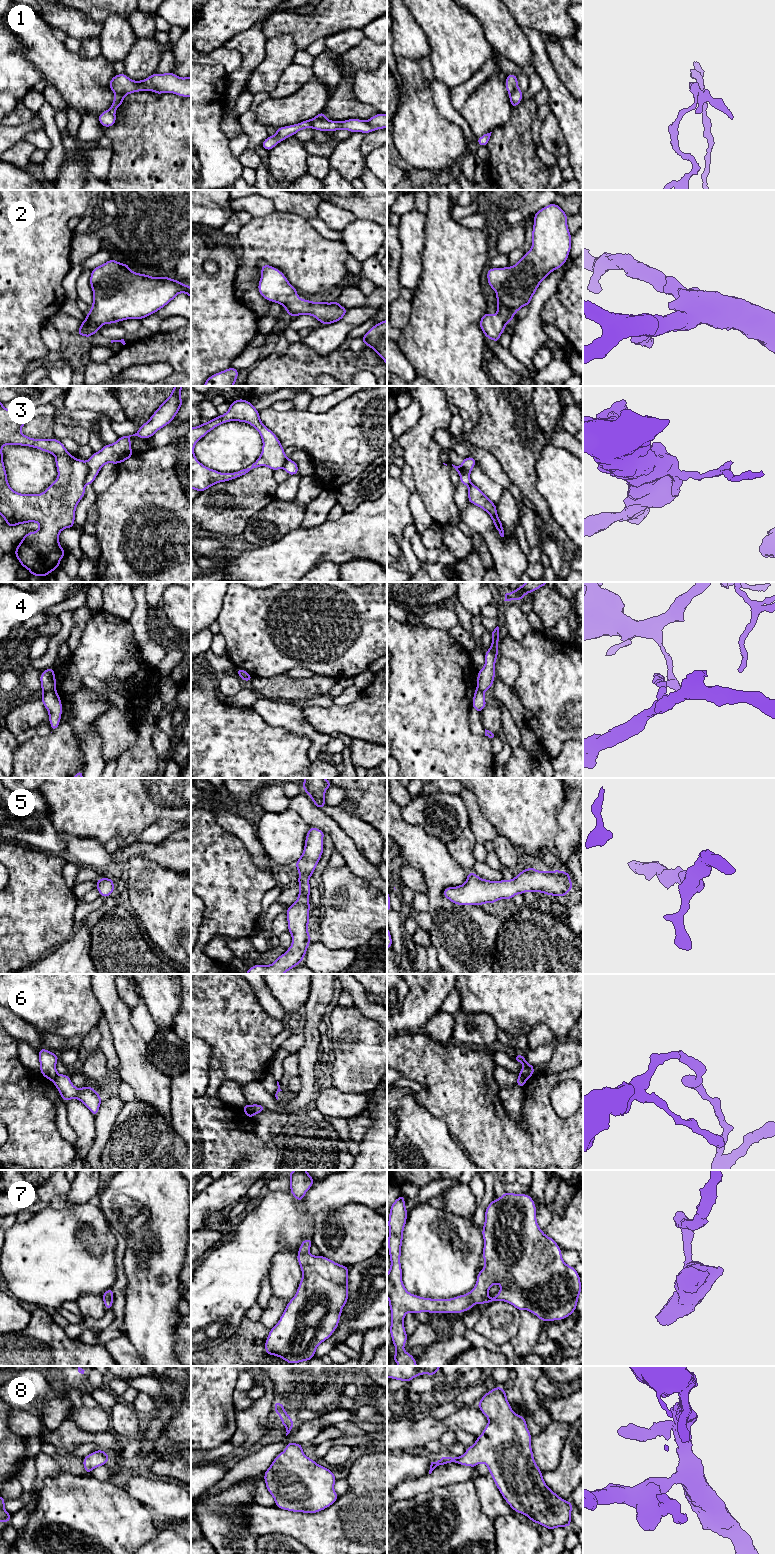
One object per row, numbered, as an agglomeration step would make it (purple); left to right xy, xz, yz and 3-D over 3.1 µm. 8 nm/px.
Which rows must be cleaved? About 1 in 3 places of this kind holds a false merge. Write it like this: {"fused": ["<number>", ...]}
{"fused": ["1", "3", "4", "6"]}

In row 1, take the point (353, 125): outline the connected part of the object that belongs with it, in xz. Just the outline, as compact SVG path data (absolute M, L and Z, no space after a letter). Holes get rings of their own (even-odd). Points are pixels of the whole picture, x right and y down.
M314 117L311 119L311 128L322 132L333 132L344 129L352 133L362 132L364 134L375 131L366 121L357 118L352 118L345 121L331 121L328 119L323 120Z

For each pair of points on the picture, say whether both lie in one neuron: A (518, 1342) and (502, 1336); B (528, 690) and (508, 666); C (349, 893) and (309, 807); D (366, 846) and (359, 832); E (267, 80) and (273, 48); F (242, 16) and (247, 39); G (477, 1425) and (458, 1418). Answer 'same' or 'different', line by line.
A: different
B: different
C: different
D: same
E: same
F: different
G: same

